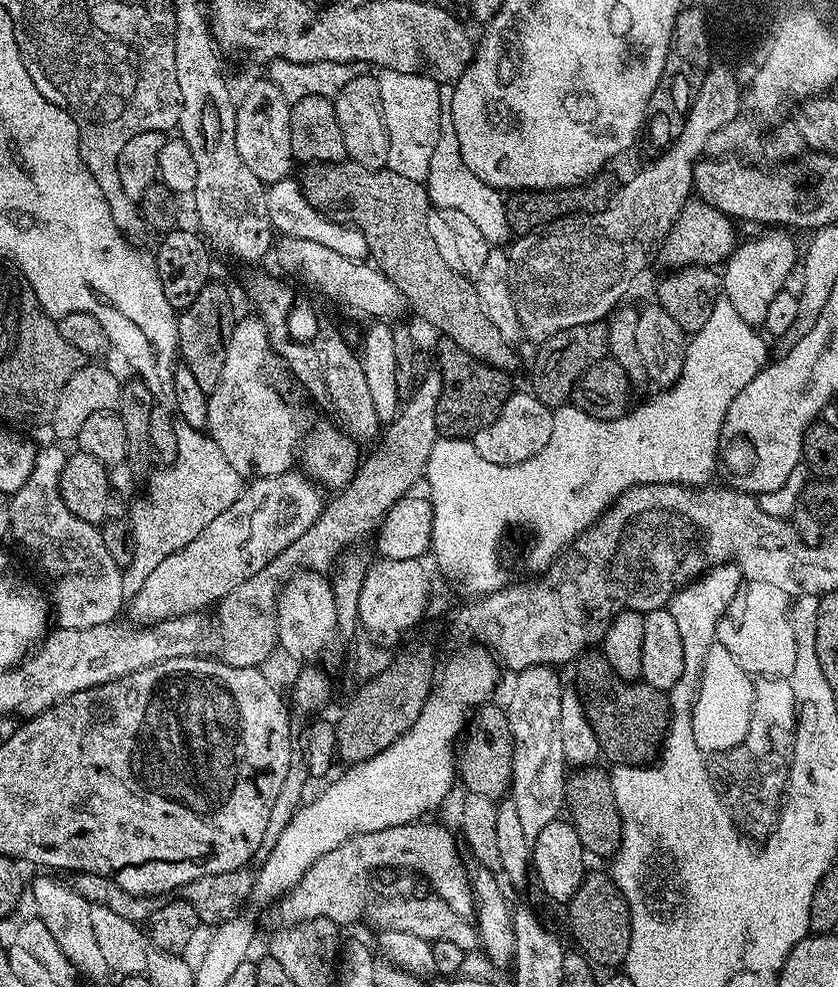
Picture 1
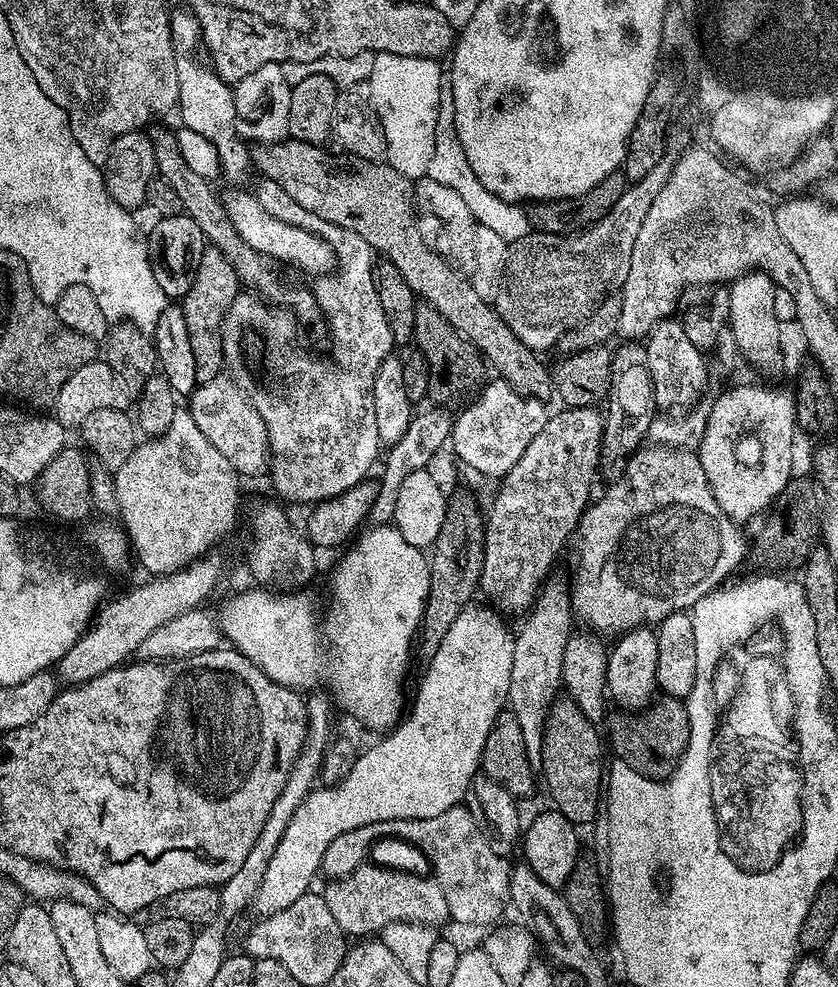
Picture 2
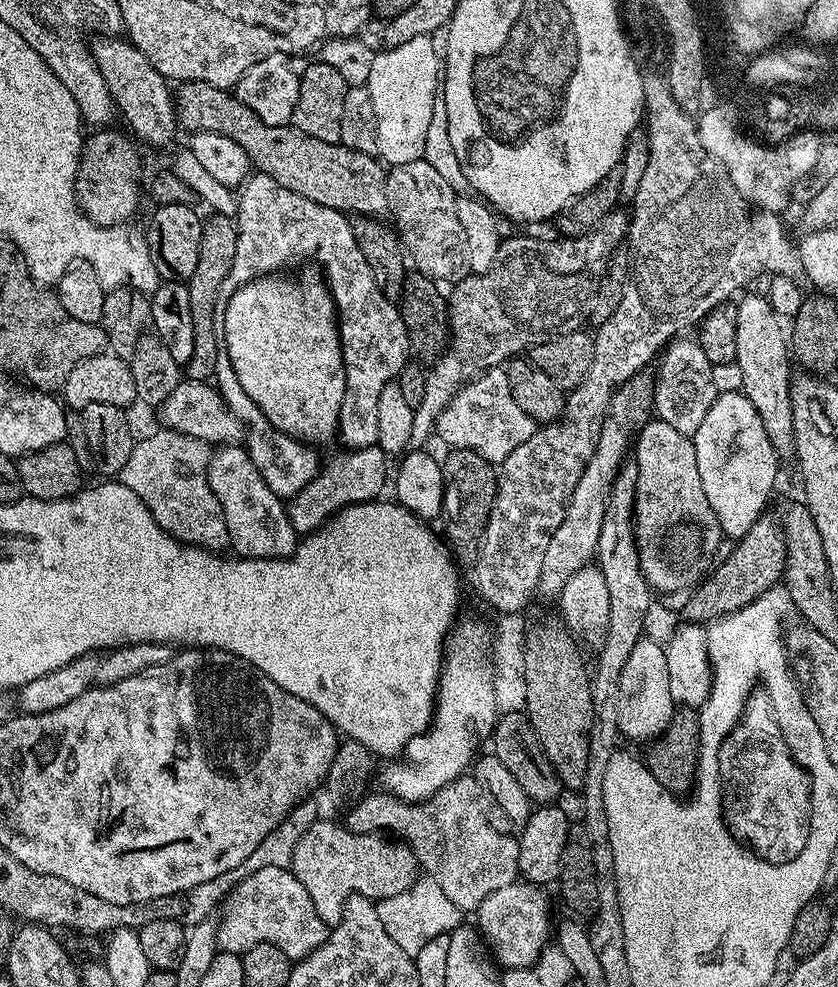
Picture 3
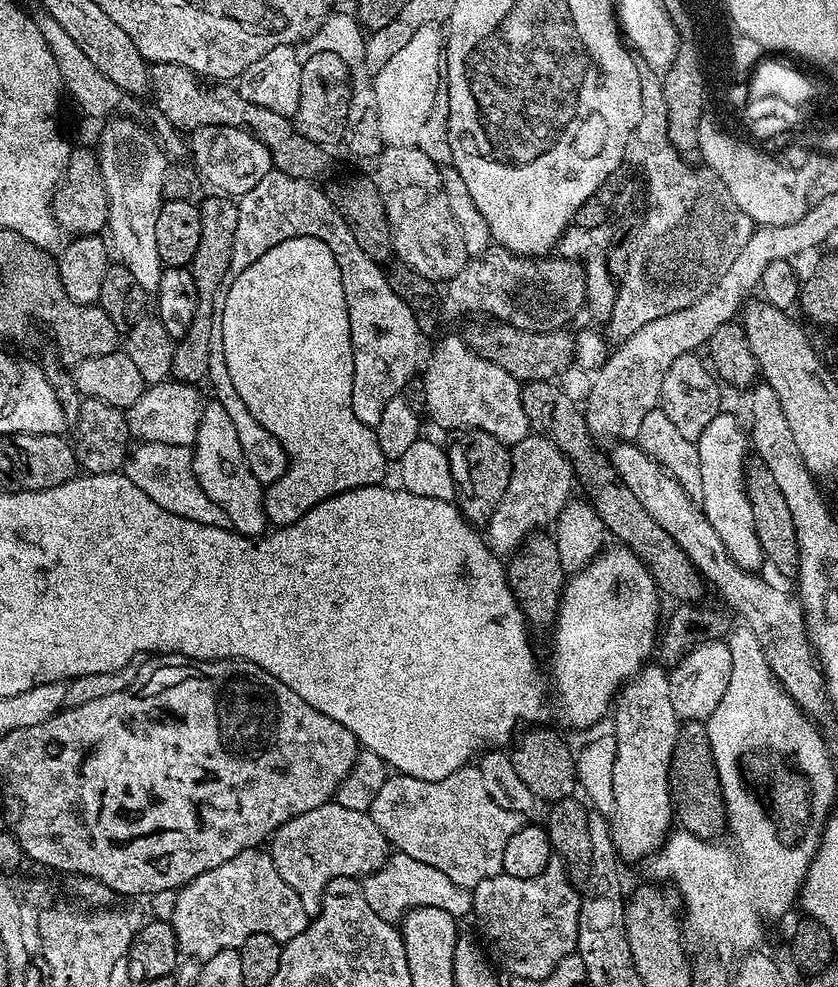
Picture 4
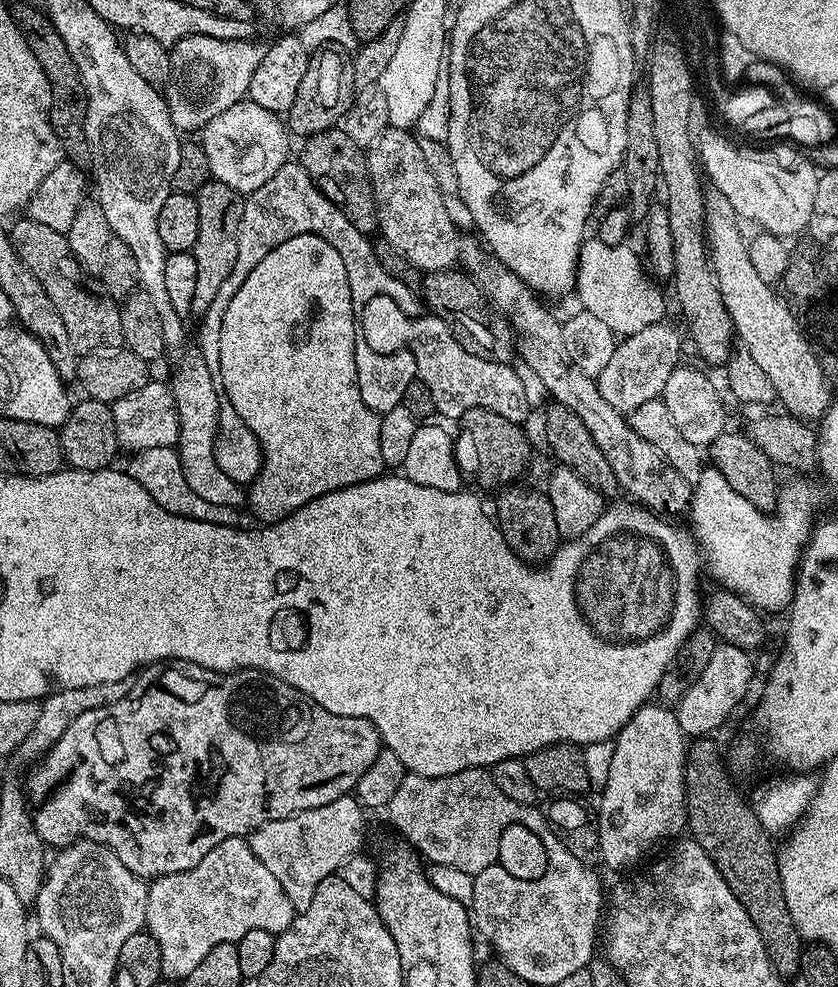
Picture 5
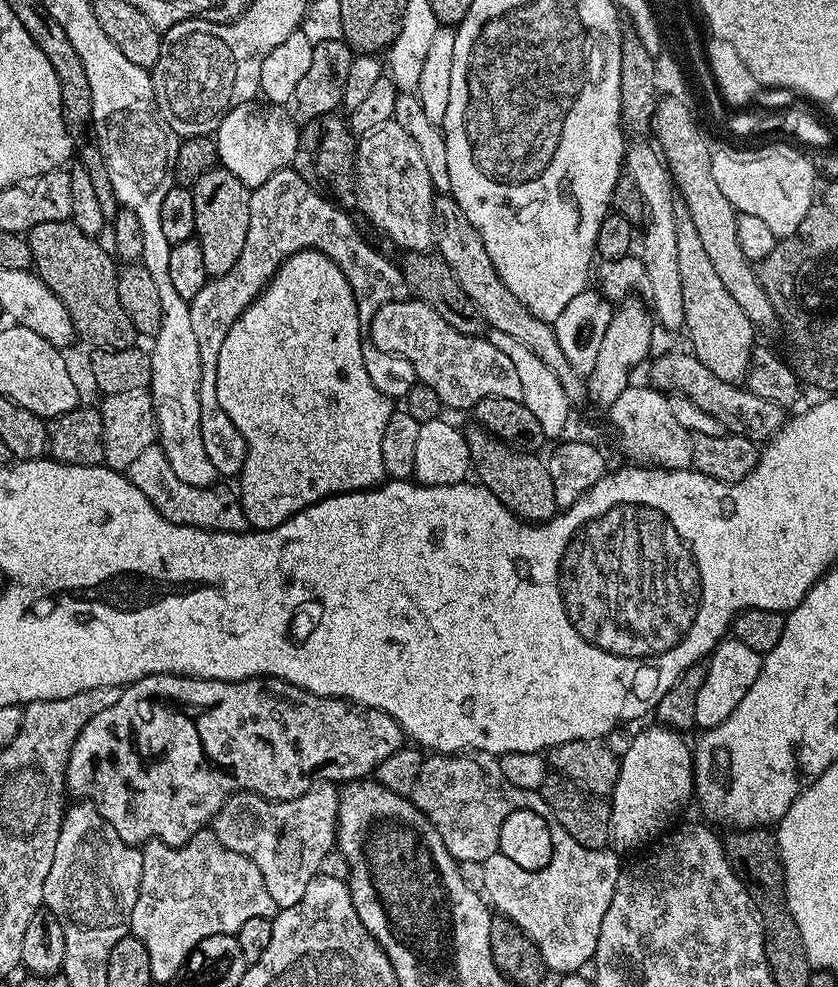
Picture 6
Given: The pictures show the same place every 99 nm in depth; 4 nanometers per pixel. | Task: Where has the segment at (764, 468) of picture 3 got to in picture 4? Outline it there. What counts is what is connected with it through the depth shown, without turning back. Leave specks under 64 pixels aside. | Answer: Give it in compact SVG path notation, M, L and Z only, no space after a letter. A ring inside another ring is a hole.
M728 410L721 411L720 415L714 418L714 422L710 422L706 430L702 430L699 440L696 441L698 458L702 466L702 486L698 496L710 526L718 530L718 538L722 538L736 565L745 570L756 570L759 569L760 563L765 563L766 557L756 537L754 514L748 501L748 494L744 490L744 444L746 448L745 433L744 436L740 433L739 426L732 421Z

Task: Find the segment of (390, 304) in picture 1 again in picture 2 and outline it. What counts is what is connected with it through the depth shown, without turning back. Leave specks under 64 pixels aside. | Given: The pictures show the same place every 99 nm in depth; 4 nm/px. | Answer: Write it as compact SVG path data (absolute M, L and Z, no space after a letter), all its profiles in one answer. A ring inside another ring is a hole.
M251 191L240 192L237 196L223 197L224 209L228 212L228 221L232 223L242 241L247 246L252 247L265 258L273 256L276 260L281 260L281 265L291 266L304 274L313 272L313 277L320 278L337 267L336 256L332 248L320 236L314 235L296 226L290 226L272 214L266 214L258 202L258 198Z

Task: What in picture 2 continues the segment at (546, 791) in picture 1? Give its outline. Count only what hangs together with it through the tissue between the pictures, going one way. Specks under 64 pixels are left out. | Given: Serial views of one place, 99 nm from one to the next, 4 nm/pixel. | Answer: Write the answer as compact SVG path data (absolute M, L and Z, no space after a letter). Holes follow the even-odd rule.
M552 592L541 604L532 604L526 619L524 629L515 633L514 666L510 670L507 707L514 718L518 718L518 726L522 726L526 754L536 762L544 745L544 724L548 720L548 712L562 688L562 654L568 645L574 610L565 593L563 596L560 592Z

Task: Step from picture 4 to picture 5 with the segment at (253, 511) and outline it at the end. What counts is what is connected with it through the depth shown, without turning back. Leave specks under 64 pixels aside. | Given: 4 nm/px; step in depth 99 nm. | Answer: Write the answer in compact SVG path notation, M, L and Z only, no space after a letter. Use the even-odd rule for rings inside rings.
M199 347L184 348L177 354L176 369L172 372L170 387L174 394L180 427L180 437L174 447L180 453L182 474L186 474L186 483L189 484L190 490L194 490L194 494L206 498L206 502L214 502L214 506L230 506L239 509L246 500L245 489L235 484L218 467L218 462L214 458L214 442L218 430L222 396L214 388L209 367L206 366Z

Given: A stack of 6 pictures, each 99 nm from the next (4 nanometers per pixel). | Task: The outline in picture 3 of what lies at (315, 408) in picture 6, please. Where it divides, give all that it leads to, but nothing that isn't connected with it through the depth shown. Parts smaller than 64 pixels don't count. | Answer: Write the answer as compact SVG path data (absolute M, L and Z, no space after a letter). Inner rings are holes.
M301 275L297 285L256 282L237 288L233 292L236 300L232 302L232 308L226 306L222 323L222 338L234 365L234 374L238 374L238 382L242 382L242 390L254 398L254 406L270 418L274 427L308 446L321 446L337 435L346 392L346 376L340 372L340 326L336 319L336 304L327 283L316 276ZM353 448L345 451L345 456L336 456L321 467L319 476L315 476L297 496L287 501L288 517L298 534L316 532L327 520L332 519L351 504L361 504L367 500L375 500L381 495L384 483L389 483L389 457L379 448Z

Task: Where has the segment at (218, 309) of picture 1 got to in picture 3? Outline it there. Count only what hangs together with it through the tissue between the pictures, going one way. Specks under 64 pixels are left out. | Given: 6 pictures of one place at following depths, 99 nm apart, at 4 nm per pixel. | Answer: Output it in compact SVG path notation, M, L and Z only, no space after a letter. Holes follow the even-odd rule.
M209 215L202 226L202 250L198 254L198 267L192 277L186 281L190 290L190 311L194 318L194 354L186 365L186 376L189 380L211 381L216 375L218 366L218 323L214 316L214 302L218 302L218 290L225 282L230 266L233 265L234 250L237 249L238 234L233 217Z

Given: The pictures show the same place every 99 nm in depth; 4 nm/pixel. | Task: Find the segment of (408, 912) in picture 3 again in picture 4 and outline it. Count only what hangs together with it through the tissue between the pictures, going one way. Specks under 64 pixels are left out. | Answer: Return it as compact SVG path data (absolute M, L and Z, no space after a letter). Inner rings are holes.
M393 851L381 868L363 877L362 887L370 910L391 924L403 921L404 915L413 908L446 910L446 914L457 918L473 911L473 893L469 889L446 878L438 866L426 866L426 862L418 862L418 858L410 858L405 852Z

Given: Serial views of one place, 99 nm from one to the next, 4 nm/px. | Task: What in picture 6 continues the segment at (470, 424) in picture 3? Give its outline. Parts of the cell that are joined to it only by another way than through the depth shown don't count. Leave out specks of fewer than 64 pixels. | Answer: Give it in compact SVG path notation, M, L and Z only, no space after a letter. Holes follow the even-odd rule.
M401 298L382 305L370 321L370 328L372 328L372 340L381 348L381 353L398 356L410 362L410 366L414 366L416 371L417 381L430 386L431 390L438 394L445 409L472 410L484 398L508 398L519 401L523 398L518 373L502 350L492 346L483 335L467 336L465 333L460 333L454 326L450 326L437 310L420 299Z

